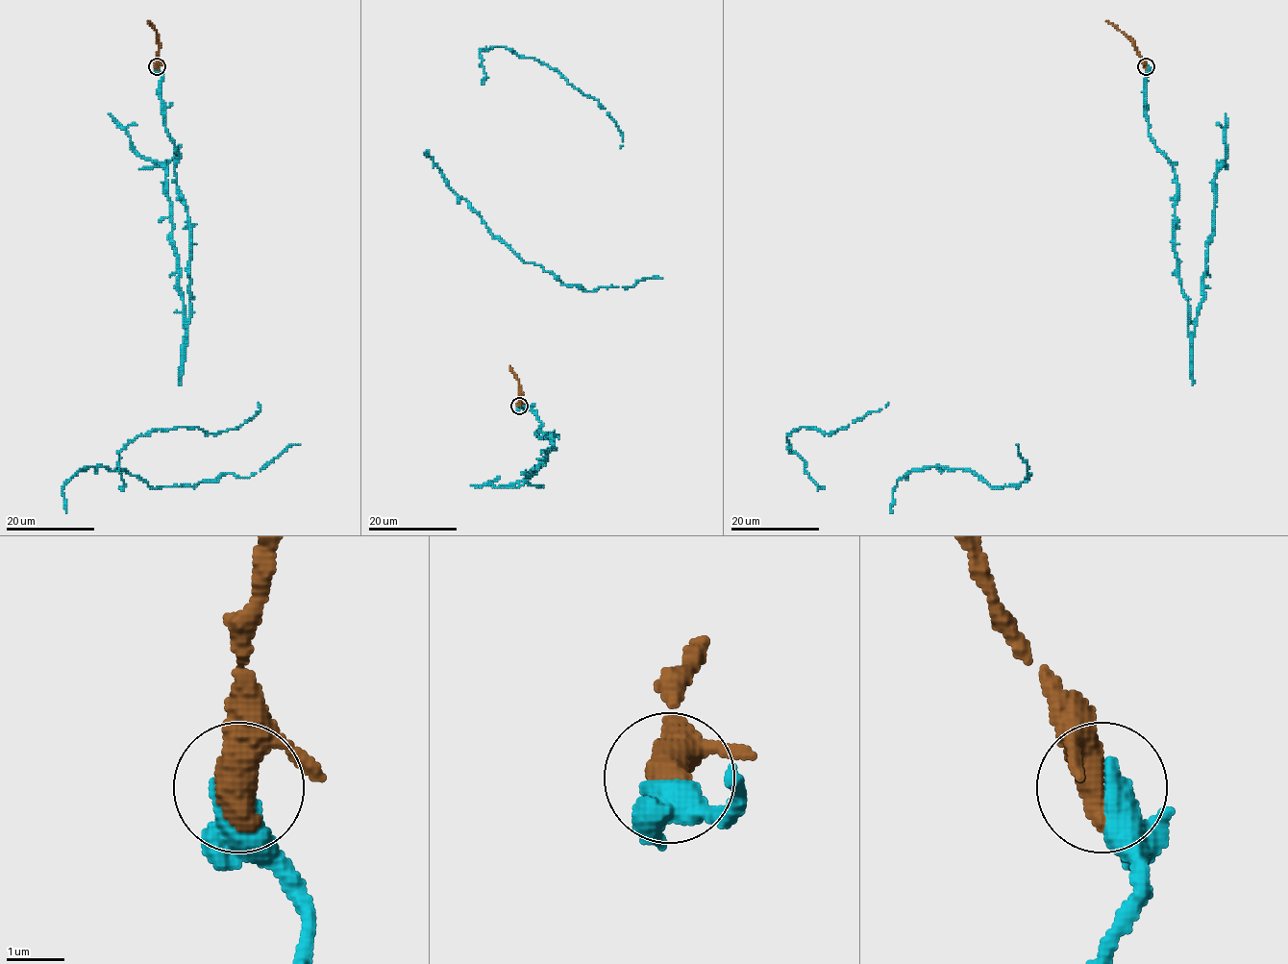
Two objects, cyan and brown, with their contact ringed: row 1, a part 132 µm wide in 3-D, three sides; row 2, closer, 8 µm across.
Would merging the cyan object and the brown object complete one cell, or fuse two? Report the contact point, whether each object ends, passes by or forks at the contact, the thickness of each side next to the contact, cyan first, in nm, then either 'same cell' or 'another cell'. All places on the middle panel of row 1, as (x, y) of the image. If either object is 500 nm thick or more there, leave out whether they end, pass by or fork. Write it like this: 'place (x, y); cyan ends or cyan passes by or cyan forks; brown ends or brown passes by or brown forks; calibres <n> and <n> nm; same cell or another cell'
place (519, 406); calibres 650 and 600 nm; same cell

